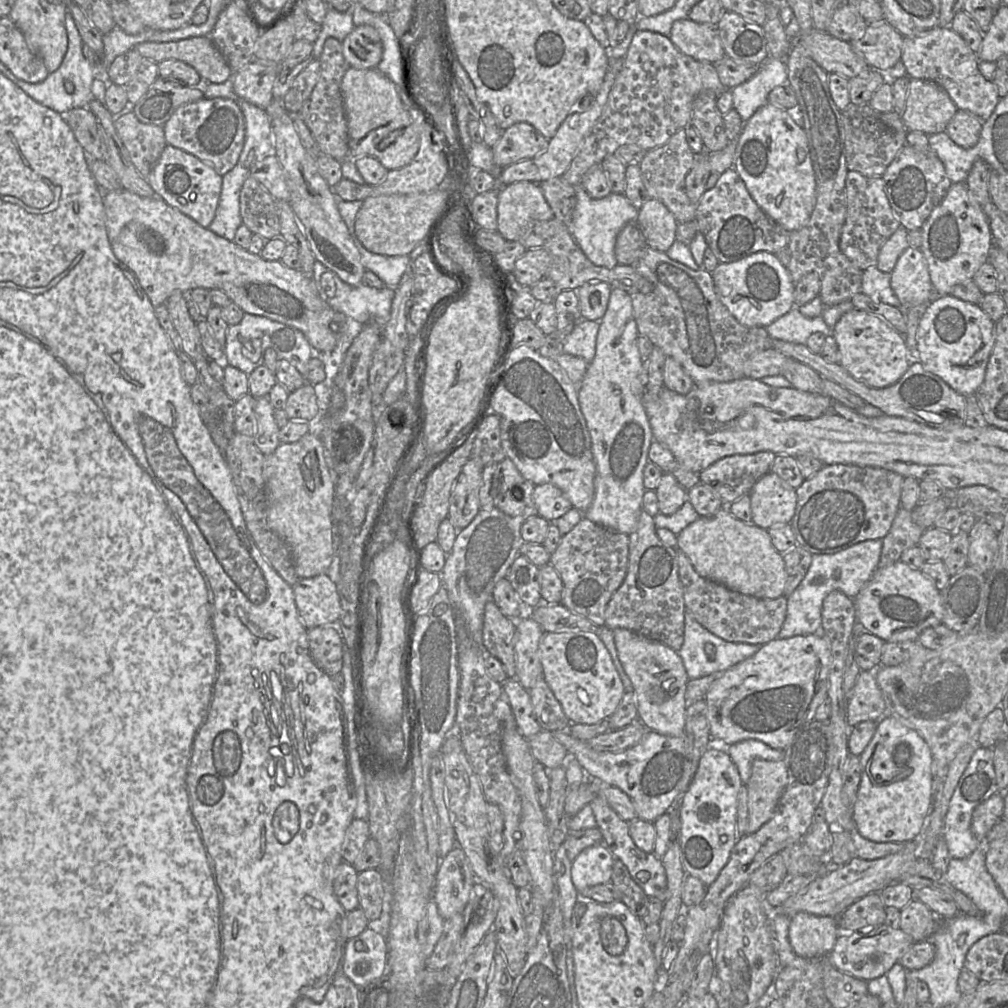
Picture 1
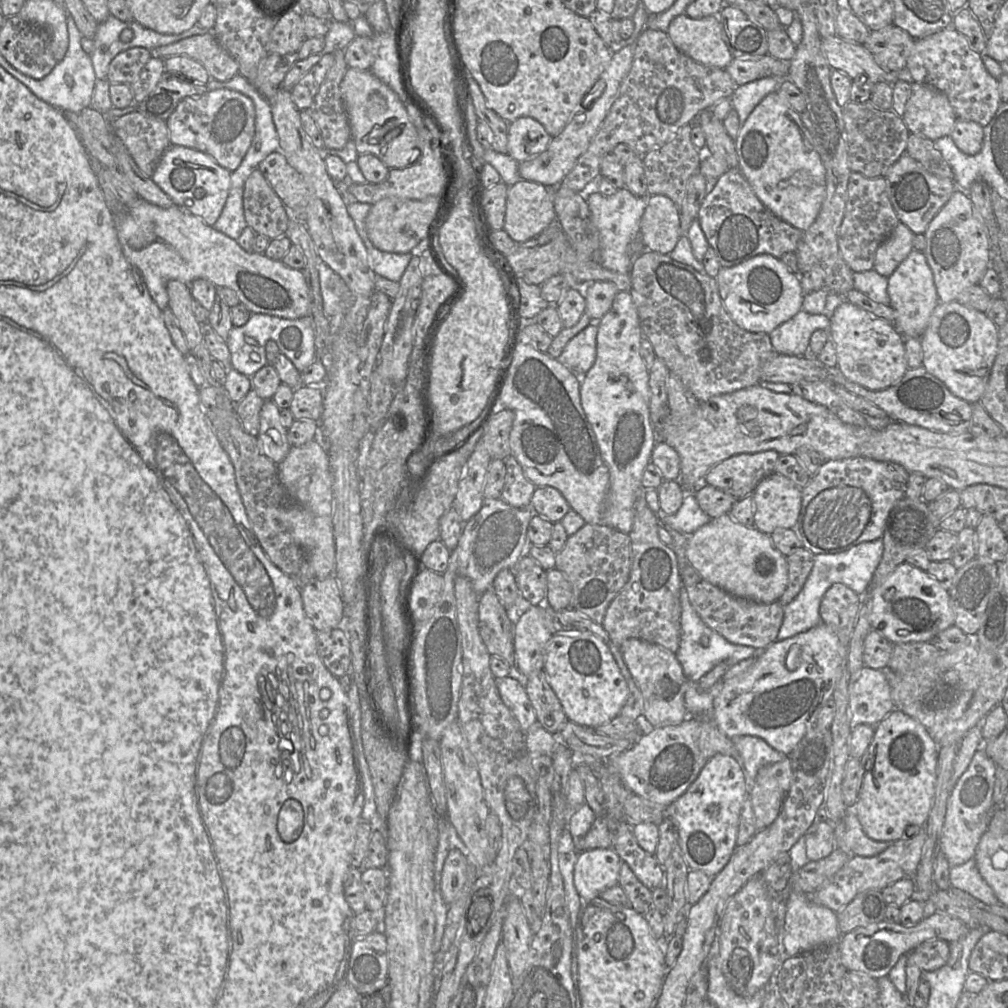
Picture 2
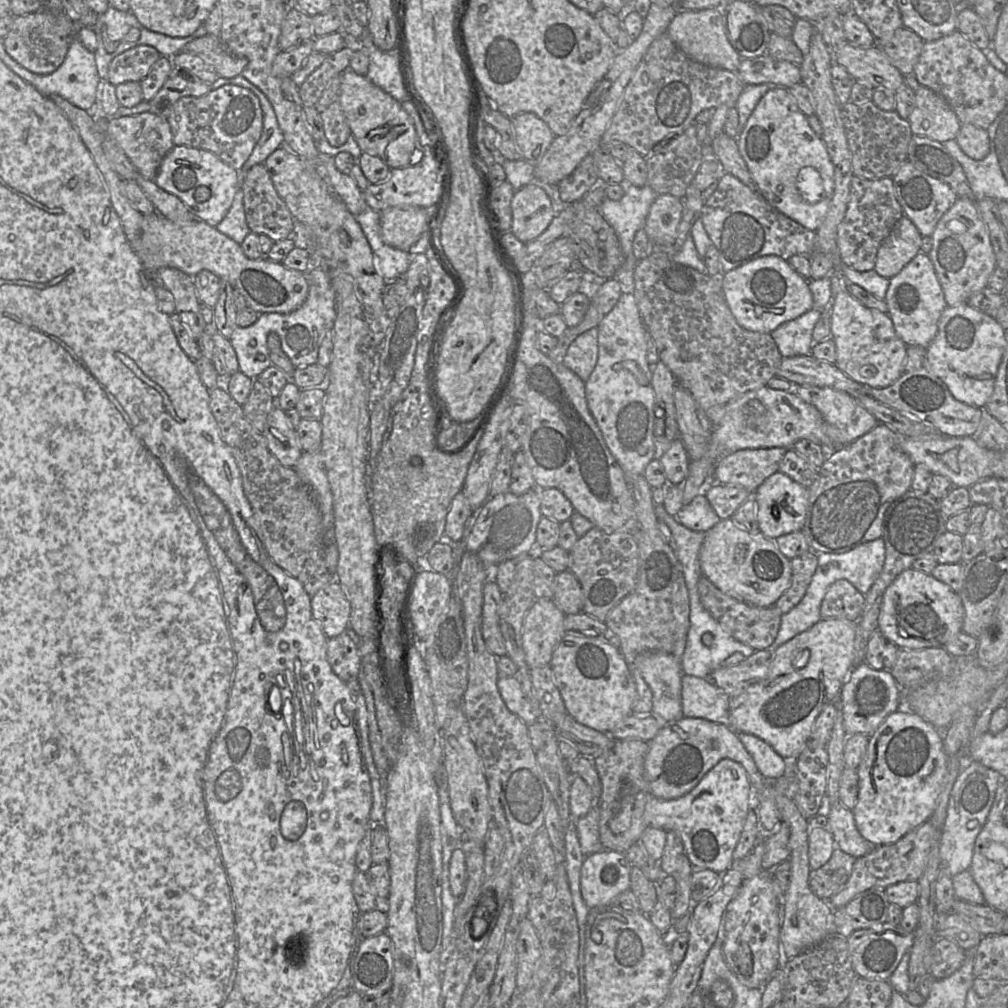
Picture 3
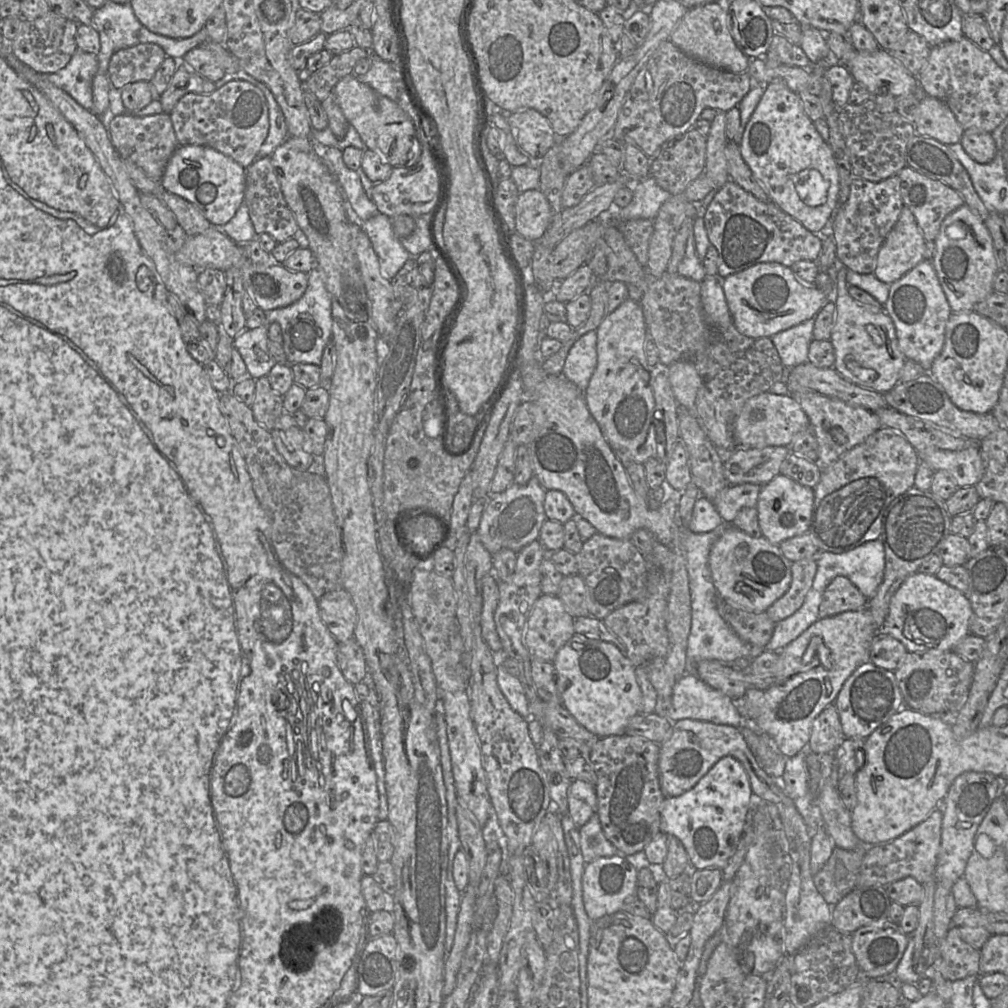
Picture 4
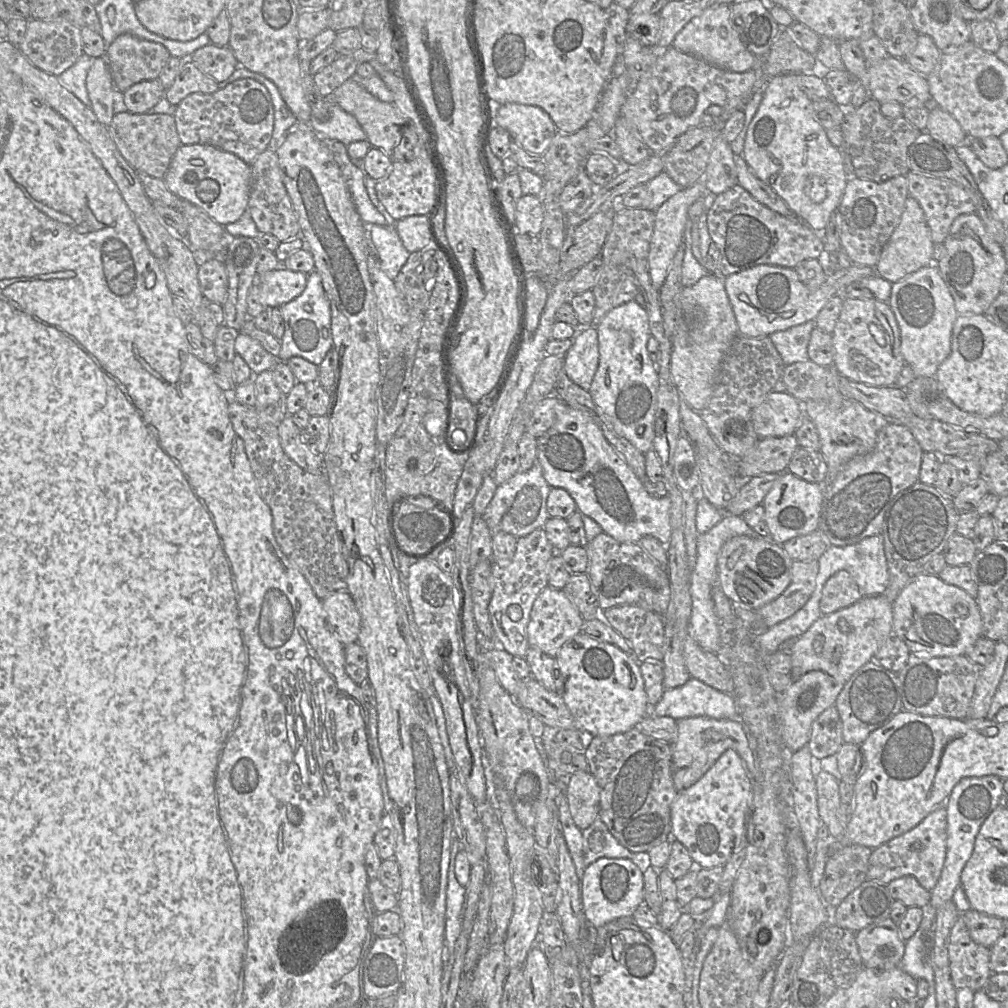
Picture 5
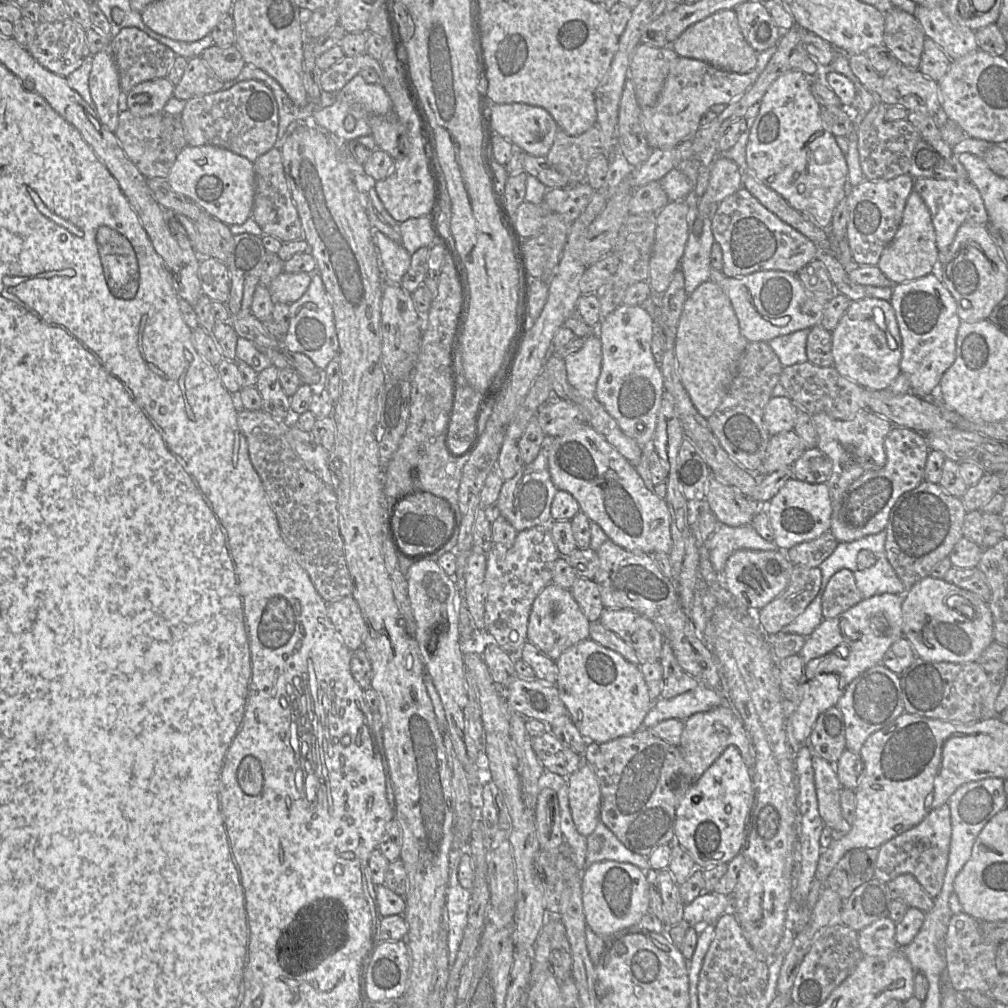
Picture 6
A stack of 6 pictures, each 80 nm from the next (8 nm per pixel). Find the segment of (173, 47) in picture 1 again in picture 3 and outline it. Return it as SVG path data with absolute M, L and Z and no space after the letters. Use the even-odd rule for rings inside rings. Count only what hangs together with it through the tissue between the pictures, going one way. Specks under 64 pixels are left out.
M209 33L188 42L181 52L198 55L211 65L221 78L233 78L240 75L247 64L245 58L228 51L219 36Z

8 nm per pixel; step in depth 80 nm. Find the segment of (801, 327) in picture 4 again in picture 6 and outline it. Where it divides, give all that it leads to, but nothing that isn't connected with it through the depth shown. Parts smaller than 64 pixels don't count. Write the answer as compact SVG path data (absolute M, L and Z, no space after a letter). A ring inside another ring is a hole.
M801 329L768 341L783 367L807 361L806 343L810 329Z

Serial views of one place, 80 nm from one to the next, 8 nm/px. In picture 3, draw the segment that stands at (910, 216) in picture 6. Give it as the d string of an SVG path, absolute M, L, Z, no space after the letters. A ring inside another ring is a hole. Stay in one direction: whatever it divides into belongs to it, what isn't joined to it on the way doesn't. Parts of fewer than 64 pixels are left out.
M903 215L880 245L874 271L890 280L920 252L921 244L918 229Z

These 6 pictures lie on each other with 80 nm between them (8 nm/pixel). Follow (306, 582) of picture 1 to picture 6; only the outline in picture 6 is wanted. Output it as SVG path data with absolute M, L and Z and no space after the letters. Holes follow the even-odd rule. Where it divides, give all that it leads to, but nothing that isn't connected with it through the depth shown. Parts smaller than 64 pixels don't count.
M344 596L327 602L327 614L339 637L350 650L363 647L367 626L352 596Z

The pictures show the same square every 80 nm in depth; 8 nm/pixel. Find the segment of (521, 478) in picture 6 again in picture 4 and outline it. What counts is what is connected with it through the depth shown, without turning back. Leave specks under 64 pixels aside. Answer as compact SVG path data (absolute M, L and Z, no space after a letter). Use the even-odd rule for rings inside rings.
M533 476L525 485L513 483L505 491L488 496L476 533L490 554L505 548L517 553L539 538L541 526L547 519L544 512L545 494L546 490Z

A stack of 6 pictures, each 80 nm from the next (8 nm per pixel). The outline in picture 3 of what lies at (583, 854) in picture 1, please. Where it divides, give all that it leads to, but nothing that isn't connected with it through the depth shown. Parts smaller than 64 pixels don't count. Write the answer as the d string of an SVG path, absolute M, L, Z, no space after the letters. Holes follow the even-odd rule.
M603 849L585 856L580 870L580 891L591 909L613 905L616 897L630 890L632 864L625 853Z

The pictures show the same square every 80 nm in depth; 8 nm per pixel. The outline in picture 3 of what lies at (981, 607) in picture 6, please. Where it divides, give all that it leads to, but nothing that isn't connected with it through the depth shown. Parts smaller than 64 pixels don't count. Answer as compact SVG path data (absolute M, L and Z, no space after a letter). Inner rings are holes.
M911 567L902 571L886 589L878 617L878 629L900 649L944 647L953 636L962 631L963 619L964 607L958 593L931 573L927 574Z

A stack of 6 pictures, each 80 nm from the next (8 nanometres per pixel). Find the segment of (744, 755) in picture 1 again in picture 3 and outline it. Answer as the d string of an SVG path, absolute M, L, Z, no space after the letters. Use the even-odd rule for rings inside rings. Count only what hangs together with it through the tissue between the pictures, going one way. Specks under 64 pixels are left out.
M736 732L756 767L765 778L779 778L785 771L785 759L763 739L749 733Z

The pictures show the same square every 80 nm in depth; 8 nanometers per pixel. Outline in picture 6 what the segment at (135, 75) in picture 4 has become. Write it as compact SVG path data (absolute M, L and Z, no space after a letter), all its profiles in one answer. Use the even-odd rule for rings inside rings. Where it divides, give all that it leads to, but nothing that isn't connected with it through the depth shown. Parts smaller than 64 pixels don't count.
M135 27L123 28L110 39L109 50L119 73L121 91L125 93L141 82L166 77L177 56L169 47Z

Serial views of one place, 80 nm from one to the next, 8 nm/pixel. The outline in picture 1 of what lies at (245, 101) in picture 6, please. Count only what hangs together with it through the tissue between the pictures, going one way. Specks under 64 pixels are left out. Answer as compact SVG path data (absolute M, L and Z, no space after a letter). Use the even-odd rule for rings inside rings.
M202 98L178 107L164 125L164 133L168 145L197 157L223 176L239 160L245 142L245 120L235 101Z

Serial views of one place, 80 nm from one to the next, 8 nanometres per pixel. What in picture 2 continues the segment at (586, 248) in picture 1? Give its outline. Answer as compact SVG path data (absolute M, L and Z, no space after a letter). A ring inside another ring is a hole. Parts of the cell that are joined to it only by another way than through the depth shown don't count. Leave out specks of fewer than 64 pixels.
M624 186L611 196L589 190L586 192L586 199L592 222L599 233L598 263L608 270L630 274L633 262L630 244L640 237L640 222L648 197L635 196Z

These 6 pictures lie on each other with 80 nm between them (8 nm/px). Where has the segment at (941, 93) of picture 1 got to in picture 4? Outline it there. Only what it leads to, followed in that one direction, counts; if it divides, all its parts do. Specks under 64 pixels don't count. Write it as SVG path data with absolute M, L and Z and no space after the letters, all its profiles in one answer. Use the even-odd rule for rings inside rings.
M924 95L913 123L915 136L931 137L944 145L960 143L964 129L941 100Z

